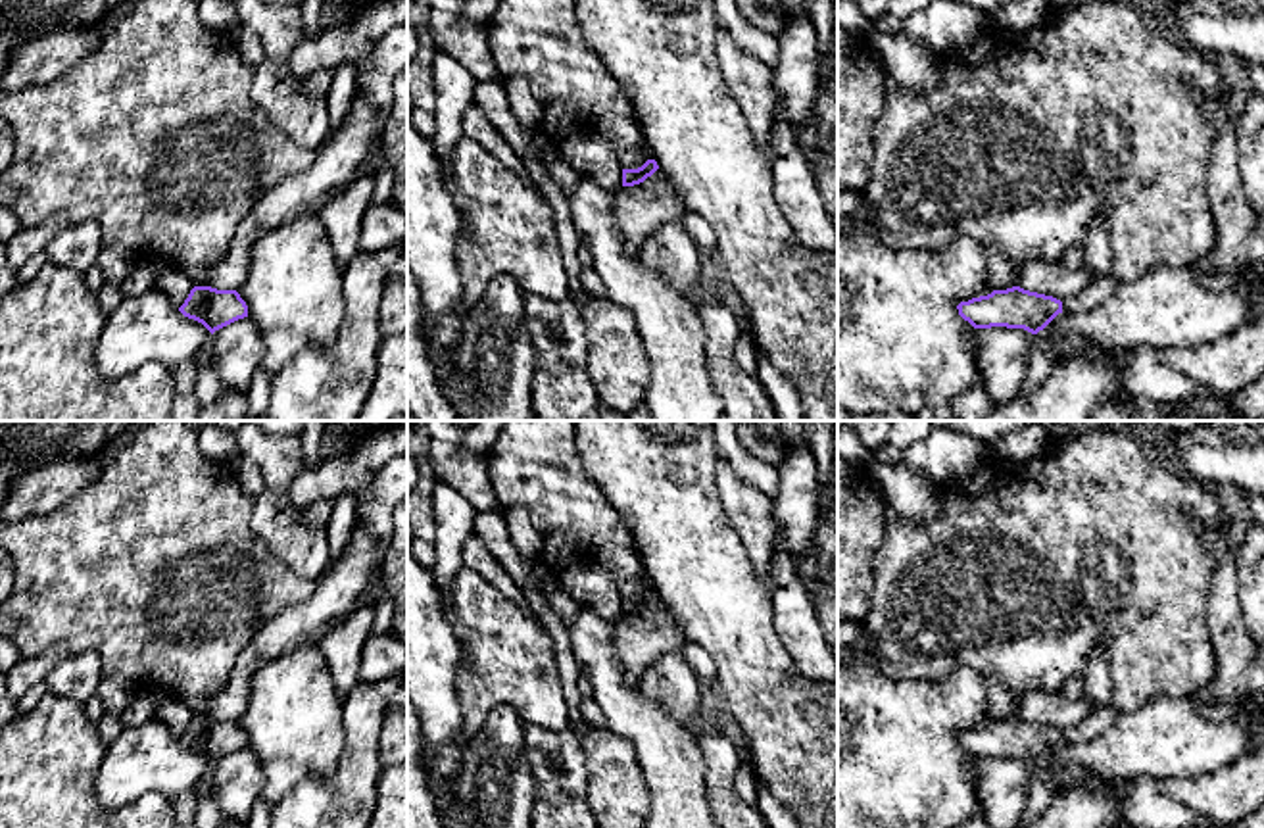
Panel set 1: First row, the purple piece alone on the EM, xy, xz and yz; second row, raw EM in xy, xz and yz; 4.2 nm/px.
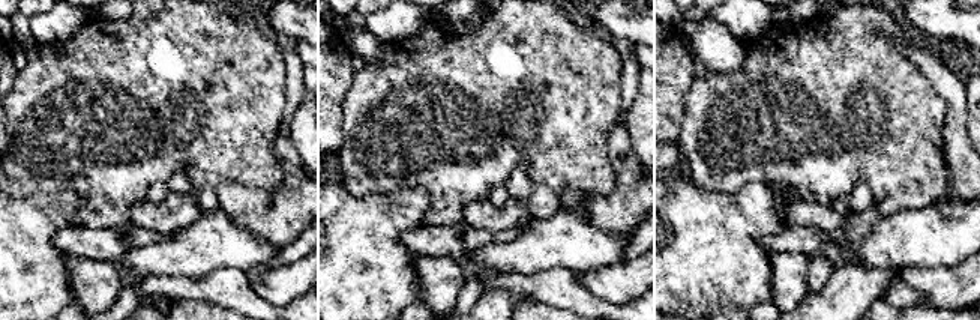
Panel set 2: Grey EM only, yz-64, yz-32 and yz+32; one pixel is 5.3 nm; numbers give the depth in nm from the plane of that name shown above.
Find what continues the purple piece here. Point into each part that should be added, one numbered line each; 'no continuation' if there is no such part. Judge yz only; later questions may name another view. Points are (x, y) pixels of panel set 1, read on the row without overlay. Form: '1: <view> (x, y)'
1: yz (1101, 717)

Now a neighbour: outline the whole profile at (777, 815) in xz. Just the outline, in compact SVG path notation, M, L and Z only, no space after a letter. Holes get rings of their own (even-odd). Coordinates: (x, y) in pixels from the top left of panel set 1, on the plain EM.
M759 791L755 807L761 811L768 828L801 828L795 815L780 805L768 791Z

